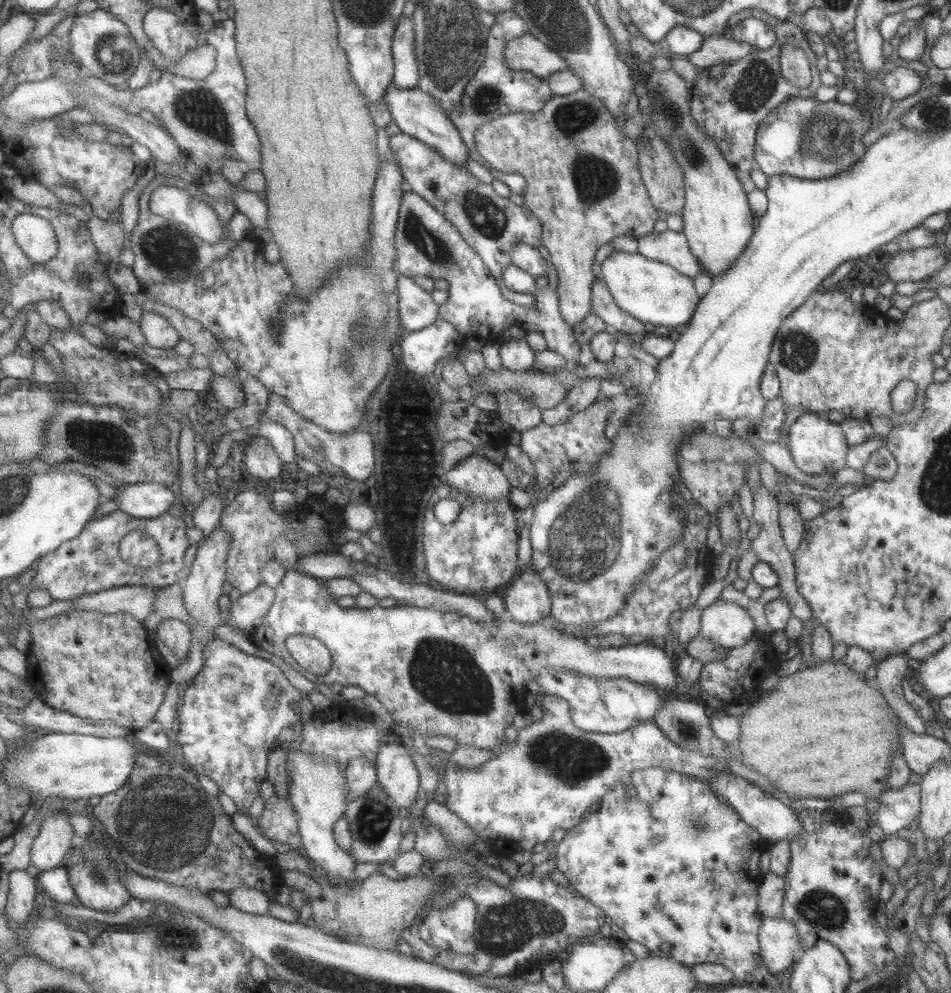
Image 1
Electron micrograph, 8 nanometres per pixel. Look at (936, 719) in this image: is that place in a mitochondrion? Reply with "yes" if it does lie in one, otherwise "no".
no

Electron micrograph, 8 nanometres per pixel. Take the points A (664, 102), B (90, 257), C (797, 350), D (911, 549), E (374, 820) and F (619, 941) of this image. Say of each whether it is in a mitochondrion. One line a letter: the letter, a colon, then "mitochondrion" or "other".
A: mitochondrion
B: other
C: mitochondrion
D: other
E: mitochondrion
F: other

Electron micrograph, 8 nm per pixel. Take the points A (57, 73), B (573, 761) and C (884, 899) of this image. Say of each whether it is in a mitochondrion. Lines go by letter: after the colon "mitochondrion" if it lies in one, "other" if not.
A: other
B: mitochondrion
C: other

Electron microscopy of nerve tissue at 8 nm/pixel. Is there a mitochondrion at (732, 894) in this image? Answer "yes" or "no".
no

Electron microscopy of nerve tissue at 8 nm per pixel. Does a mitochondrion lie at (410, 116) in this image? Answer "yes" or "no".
no

